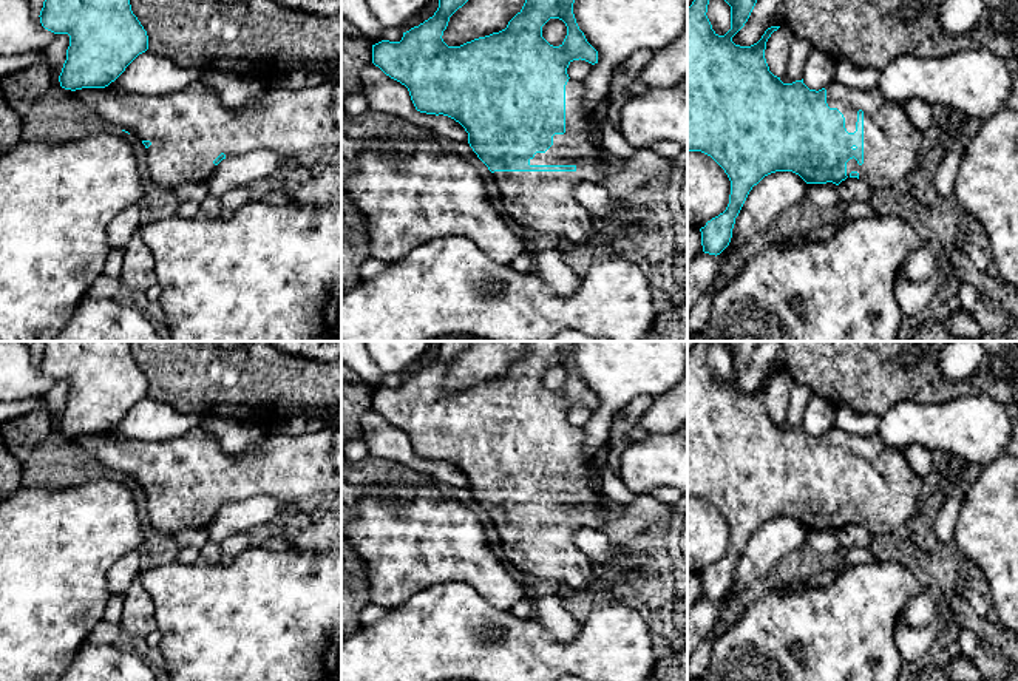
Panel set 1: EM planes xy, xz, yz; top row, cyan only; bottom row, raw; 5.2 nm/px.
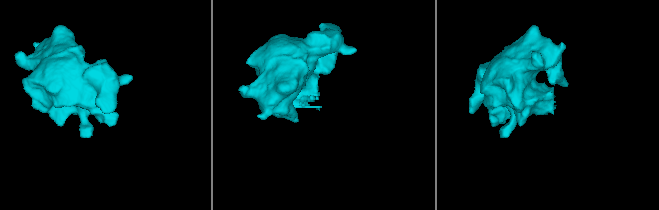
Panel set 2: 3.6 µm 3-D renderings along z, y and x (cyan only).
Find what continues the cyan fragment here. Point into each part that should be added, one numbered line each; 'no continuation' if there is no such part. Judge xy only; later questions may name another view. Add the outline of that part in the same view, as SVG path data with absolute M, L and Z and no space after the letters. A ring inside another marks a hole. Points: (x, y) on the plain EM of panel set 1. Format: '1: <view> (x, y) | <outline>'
1: xy (190, 474) | M199 428L182 437L164 442L124 440L108 434L66 437L87 448L97 462L114 474L125 476L136 485L150 486L151 491L147 494L150 525L159 533L168 534L182 528L207 528L216 516L213 507L221 499L229 503L261 494L278 500L281 505L295 503L310 496L327 500L334 494L331 485L338 474L331 459L332 442L338 431L340 428L329 428L306 435L286 435L270 429L269 435L261 443L252 446L243 456L227 454L216 437Z

